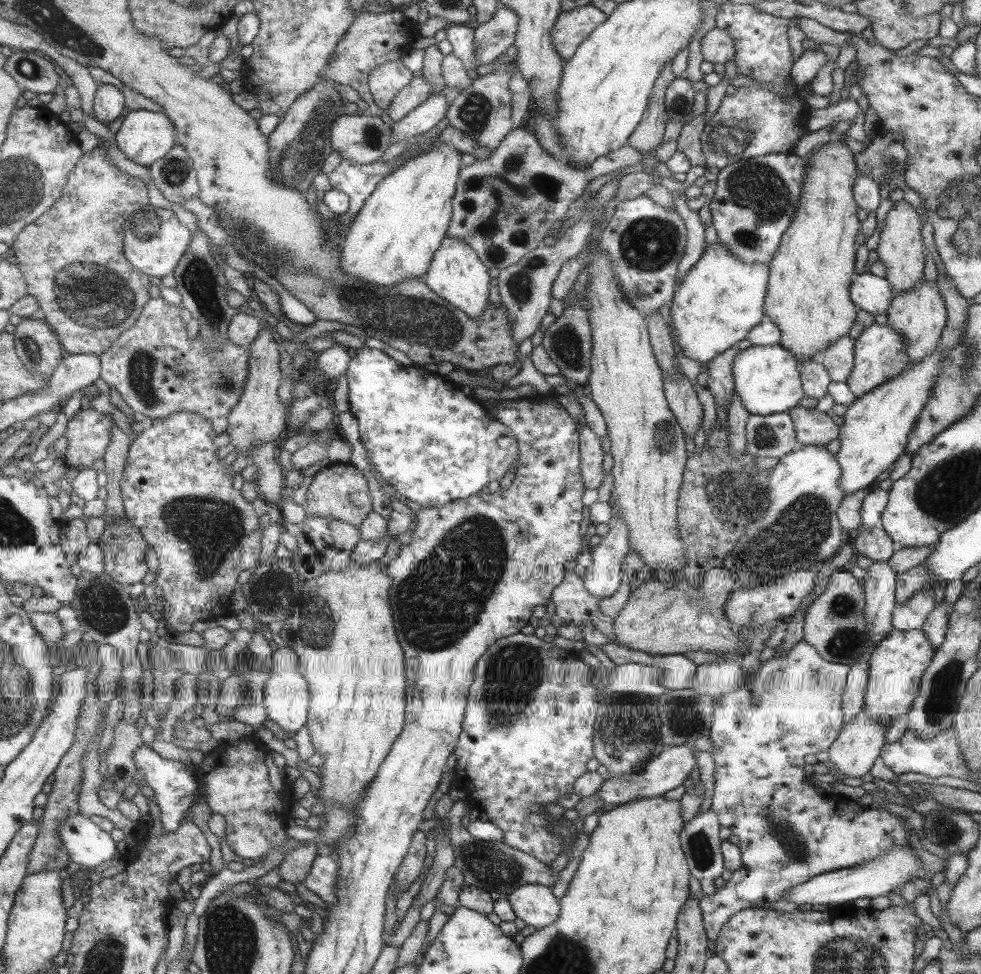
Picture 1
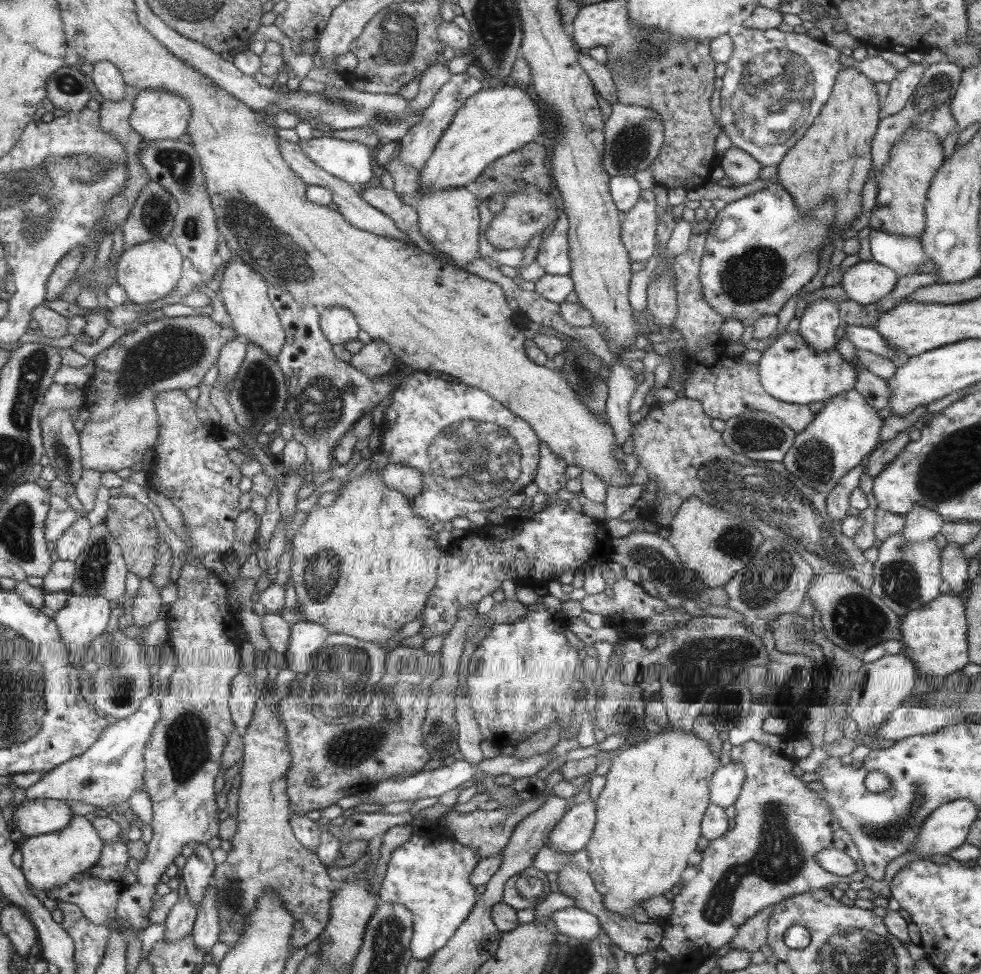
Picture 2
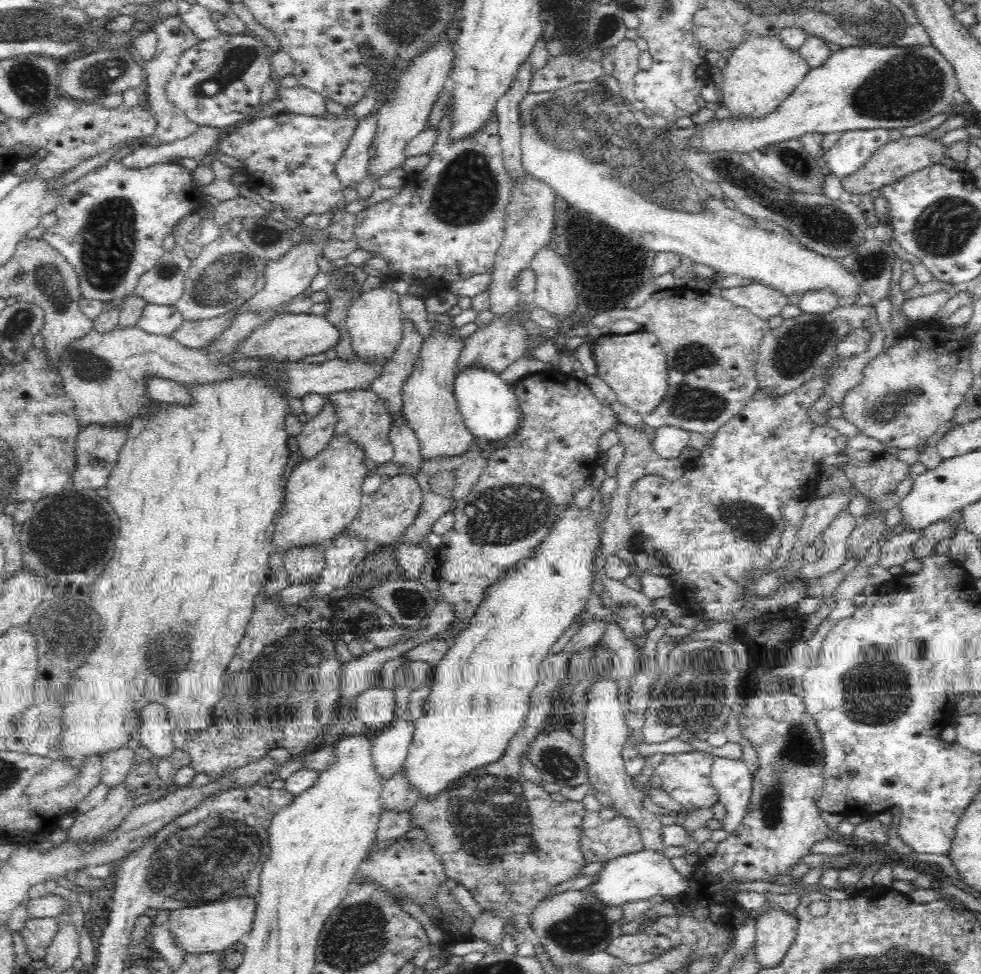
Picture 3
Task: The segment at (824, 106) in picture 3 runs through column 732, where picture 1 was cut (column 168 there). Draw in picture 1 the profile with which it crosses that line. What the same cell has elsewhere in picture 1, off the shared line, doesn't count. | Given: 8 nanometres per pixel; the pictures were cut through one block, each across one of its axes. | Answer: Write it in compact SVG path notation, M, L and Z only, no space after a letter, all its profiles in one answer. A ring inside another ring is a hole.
M129 110L117 124L115 140L127 160L149 166L173 148L174 127L163 113Z

